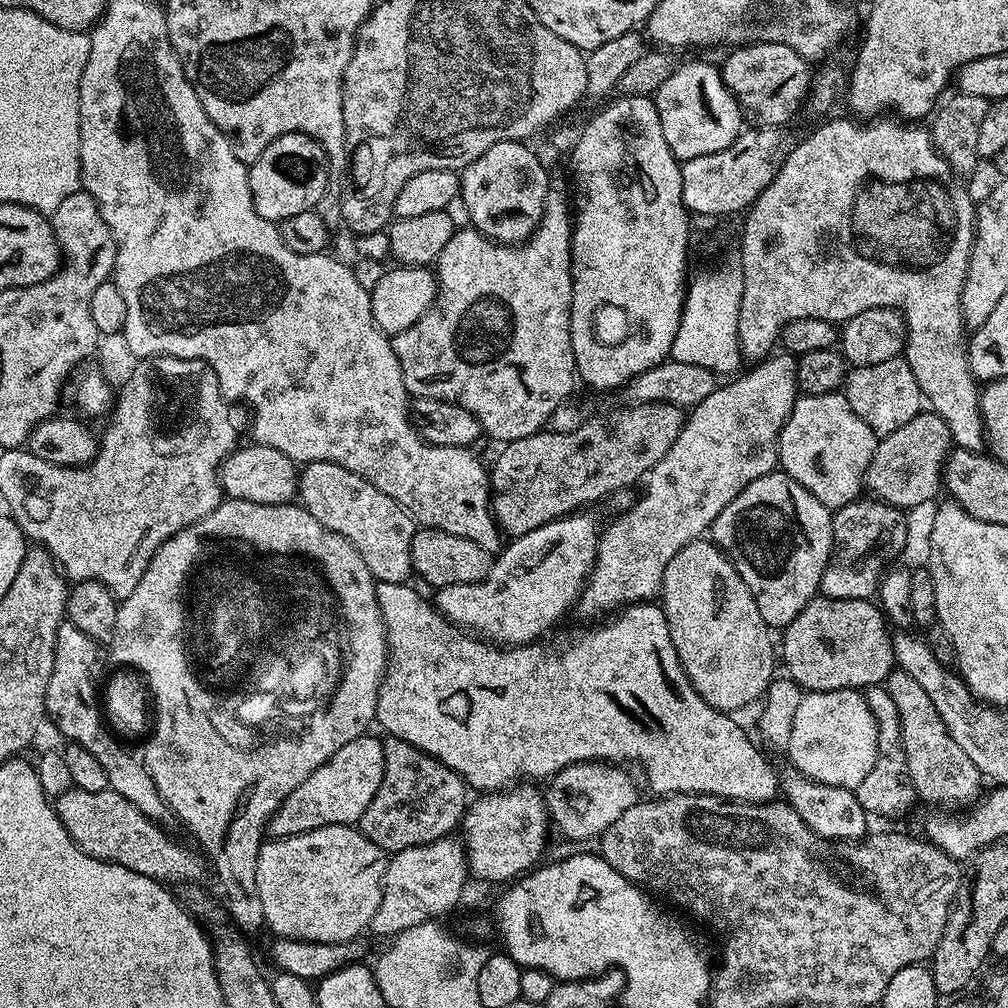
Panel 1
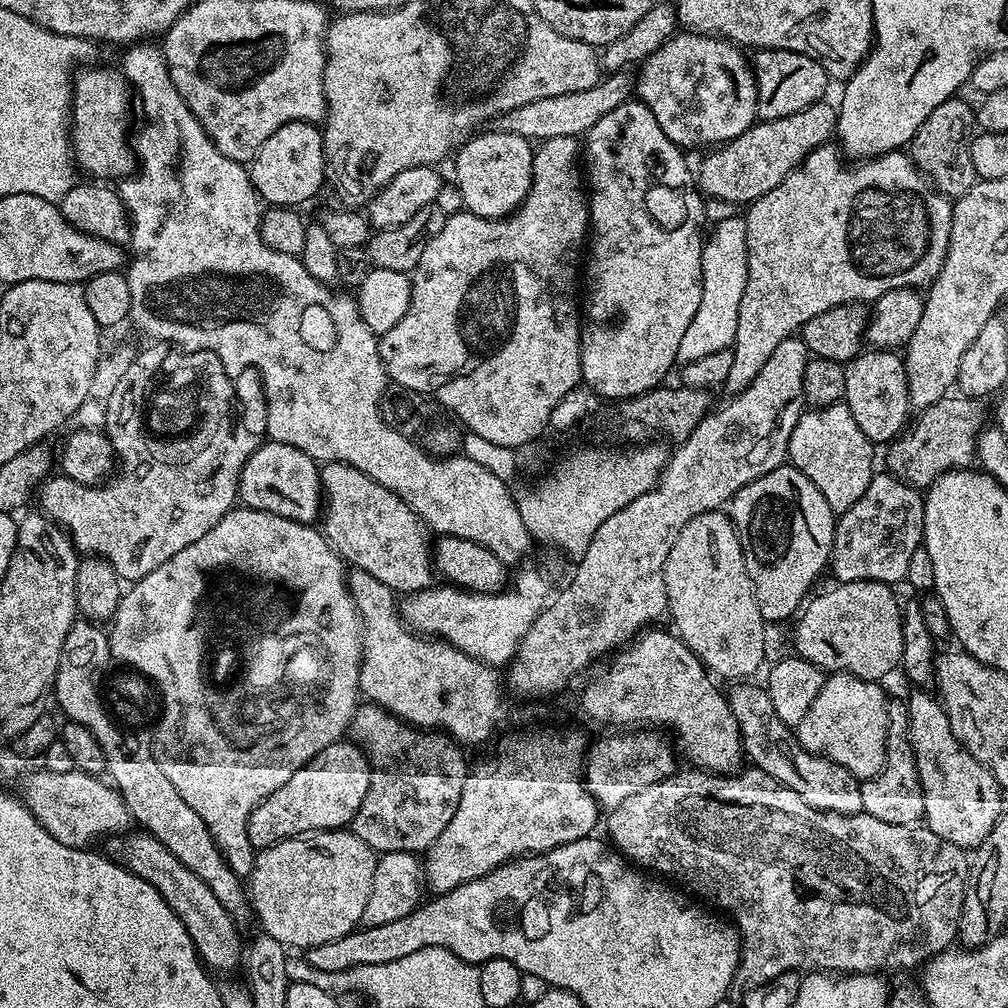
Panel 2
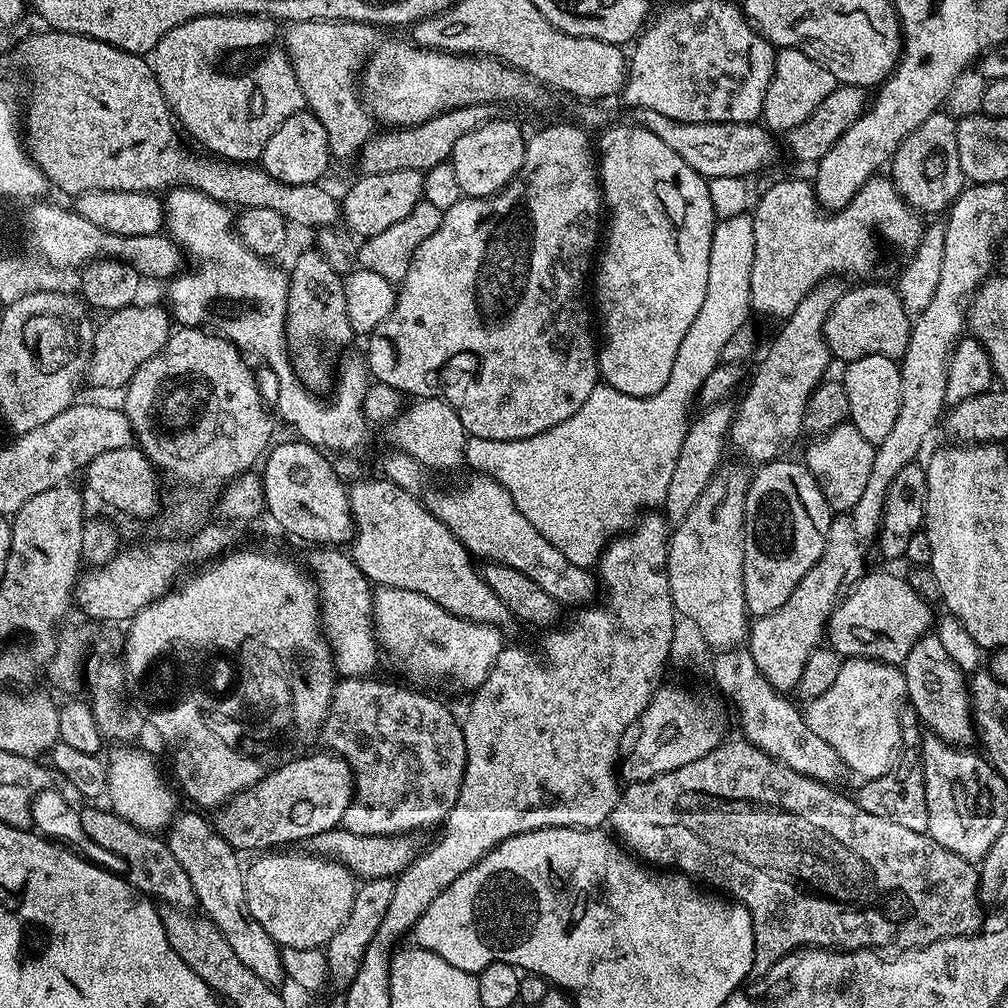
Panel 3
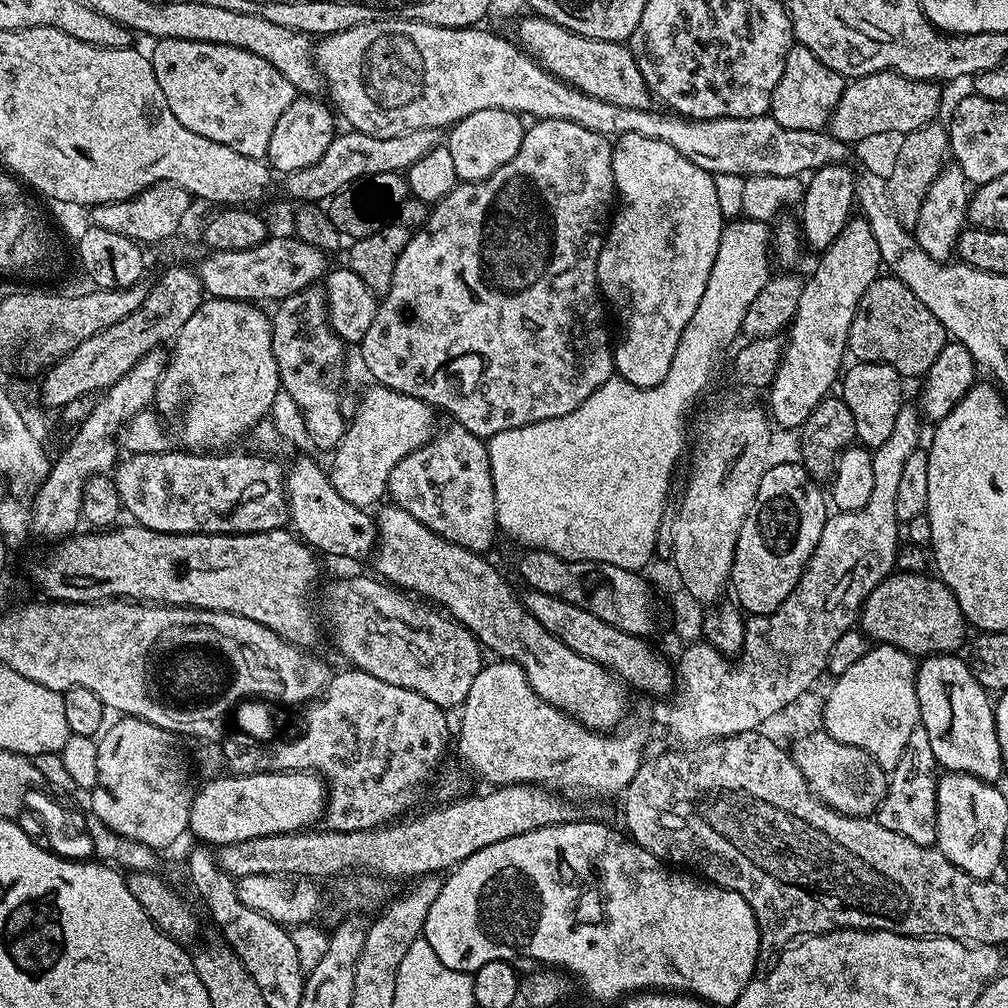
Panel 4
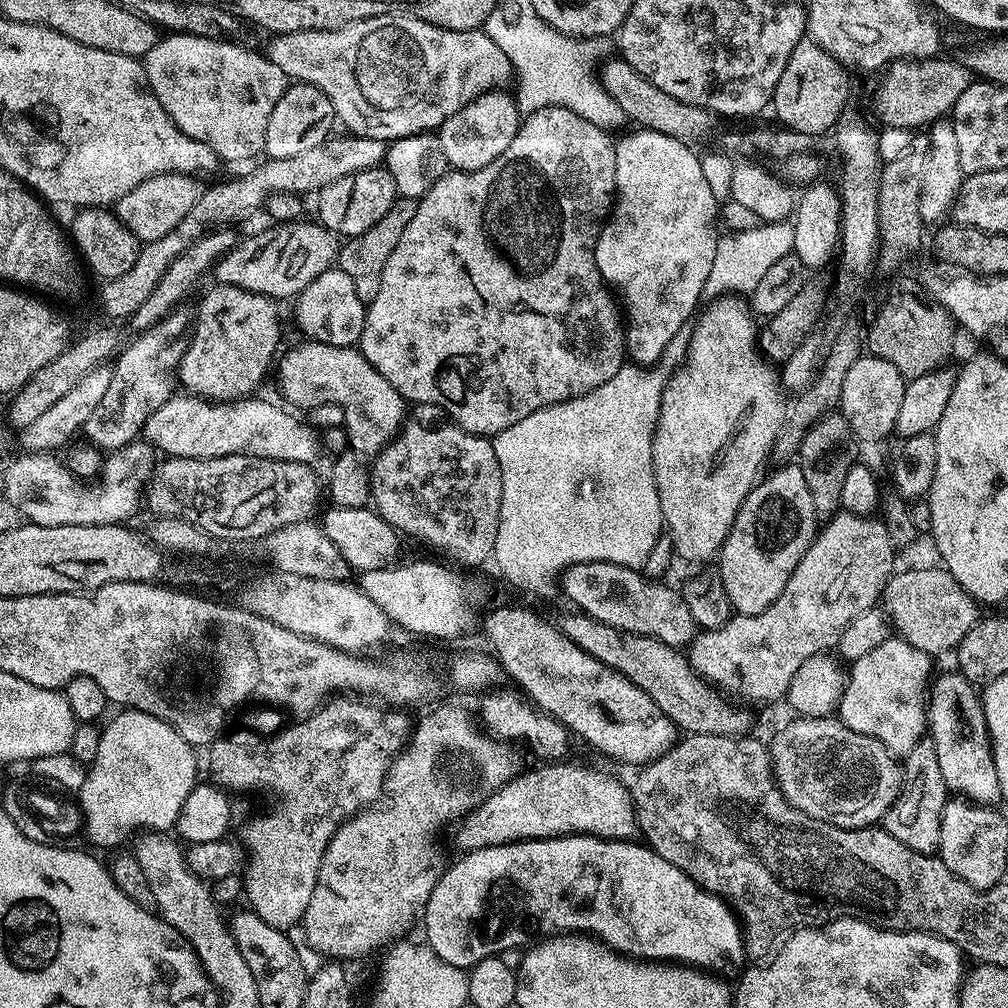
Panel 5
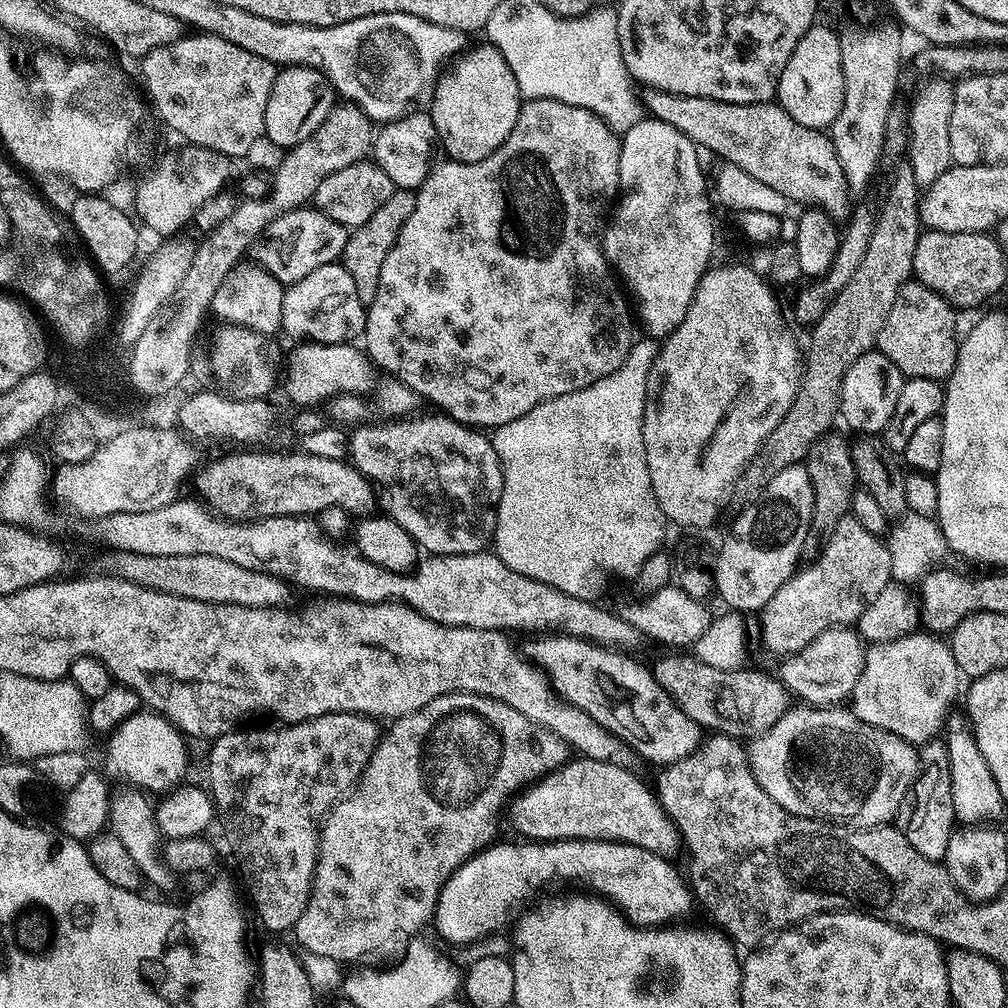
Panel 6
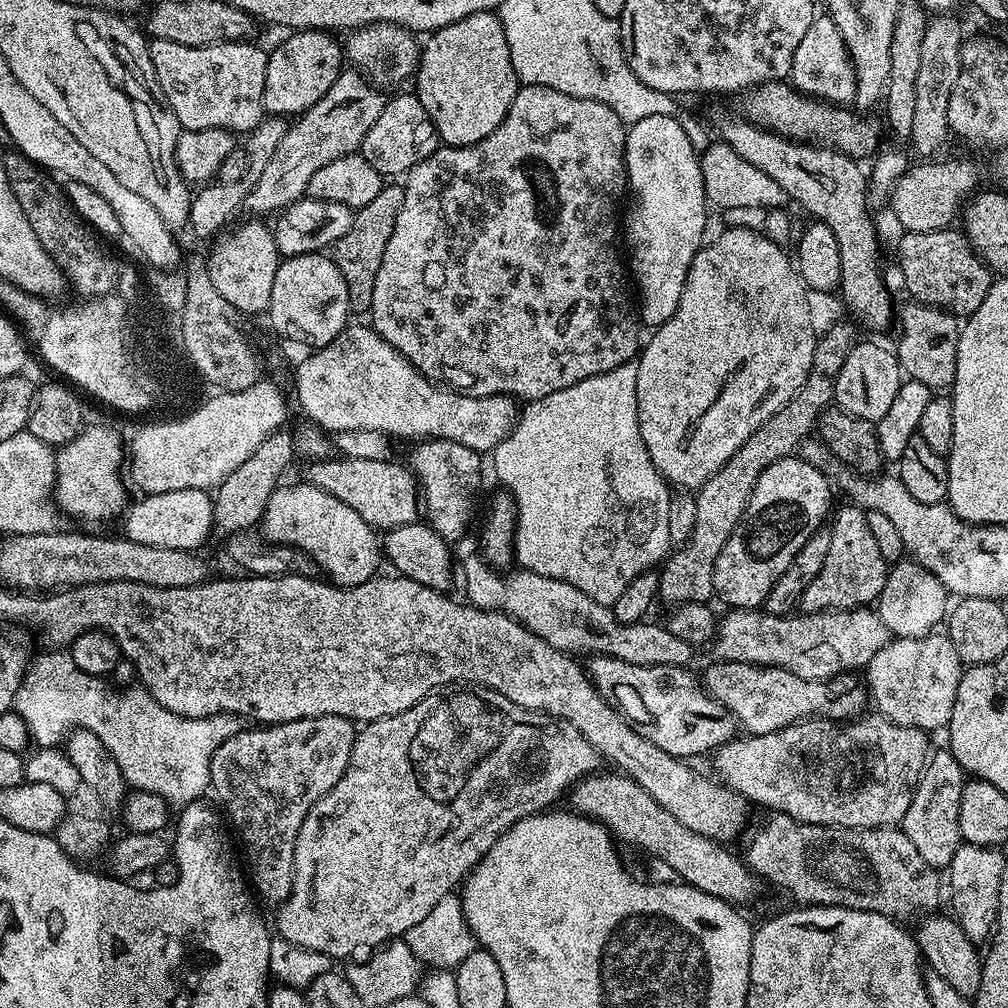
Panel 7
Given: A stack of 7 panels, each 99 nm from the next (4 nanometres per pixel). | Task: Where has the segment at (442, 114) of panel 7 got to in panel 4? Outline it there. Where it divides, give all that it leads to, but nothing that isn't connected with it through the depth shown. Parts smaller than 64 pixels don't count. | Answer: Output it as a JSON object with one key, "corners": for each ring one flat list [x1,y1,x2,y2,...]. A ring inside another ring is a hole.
{"corners":[[478,110,451,125,446,132,446,146,450,150,450,158,454,161,457,179,463,183,484,180,494,170,506,166,506,162,510,162,510,158,518,154,518,146,522,146,526,131,526,124,523,122,525,123,515,112]]}

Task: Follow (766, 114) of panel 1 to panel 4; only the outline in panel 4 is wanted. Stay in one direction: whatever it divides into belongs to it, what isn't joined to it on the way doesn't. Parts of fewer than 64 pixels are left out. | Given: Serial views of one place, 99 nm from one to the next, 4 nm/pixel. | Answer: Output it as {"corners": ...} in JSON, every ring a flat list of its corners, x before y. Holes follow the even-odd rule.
{"corners":[[793,43,792,49,786,54,782,78,778,78,778,86,772,95,770,115,791,130,821,131,832,116,838,98,842,98,845,83,845,77,830,70,830,66,806,50,806,46]]}

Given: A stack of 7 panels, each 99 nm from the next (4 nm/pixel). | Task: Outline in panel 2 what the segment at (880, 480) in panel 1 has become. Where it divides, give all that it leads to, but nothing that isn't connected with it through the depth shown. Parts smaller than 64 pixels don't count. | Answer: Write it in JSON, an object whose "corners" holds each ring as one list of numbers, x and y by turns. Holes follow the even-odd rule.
{"corners":[[949,394,943,400,934,402,934,406,923,409,917,415,920,417,917,420,915,417,910,427,887,445,887,471,902,482,924,490,942,473,951,472,953,468,969,467,976,454,976,439,986,424,984,408,980,404,983,403,976,398]]}

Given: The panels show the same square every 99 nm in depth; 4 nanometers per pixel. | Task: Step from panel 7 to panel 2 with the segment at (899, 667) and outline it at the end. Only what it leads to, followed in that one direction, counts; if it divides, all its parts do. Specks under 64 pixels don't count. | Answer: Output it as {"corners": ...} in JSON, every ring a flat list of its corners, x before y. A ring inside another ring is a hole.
{"corners":[[833,672,822,690,810,702,806,718,797,724,794,735,800,745,814,756,827,756,861,781,880,773,886,754,886,710,889,697,874,680,863,680,849,672]]}

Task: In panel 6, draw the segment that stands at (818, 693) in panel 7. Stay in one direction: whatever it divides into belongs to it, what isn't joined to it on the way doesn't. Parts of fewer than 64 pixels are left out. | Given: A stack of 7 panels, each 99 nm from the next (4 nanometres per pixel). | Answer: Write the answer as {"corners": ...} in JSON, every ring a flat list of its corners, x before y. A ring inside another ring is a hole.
{"corners":[[692,654,672,655,676,656,664,656,657,664,653,663,652,673,675,698,676,704,701,729,737,738,743,737,743,732,762,734,770,730,770,726,774,726,774,722,778,722,778,718,782,718,782,714,790,707,790,692,775,675,772,677,764,672,751,672,748,666,736,668,733,672,718,670,714,666,706,666]]}

